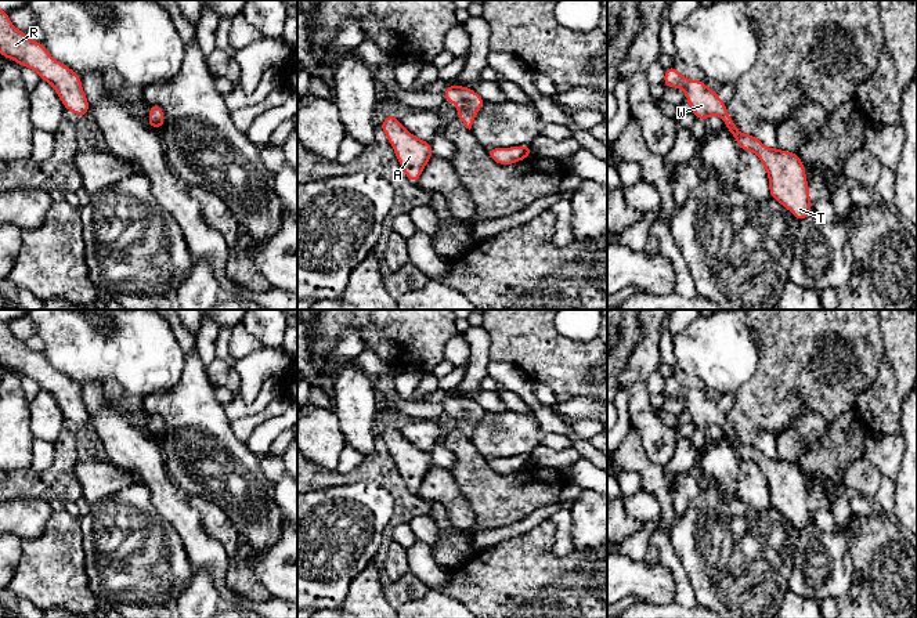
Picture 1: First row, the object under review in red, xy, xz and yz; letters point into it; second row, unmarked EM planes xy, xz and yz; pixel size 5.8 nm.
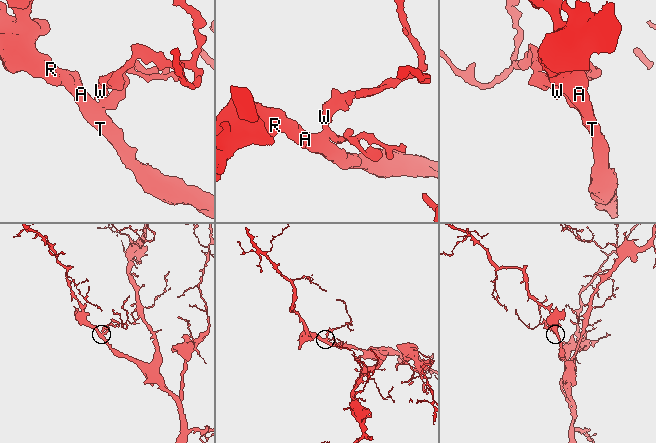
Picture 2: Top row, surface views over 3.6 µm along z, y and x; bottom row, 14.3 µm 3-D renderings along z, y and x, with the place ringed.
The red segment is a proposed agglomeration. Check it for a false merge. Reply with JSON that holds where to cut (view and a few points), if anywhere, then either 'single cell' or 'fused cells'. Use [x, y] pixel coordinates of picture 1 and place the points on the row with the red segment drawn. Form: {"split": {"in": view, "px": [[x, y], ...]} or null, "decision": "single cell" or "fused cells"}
{"split": null, "decision": "single cell"}

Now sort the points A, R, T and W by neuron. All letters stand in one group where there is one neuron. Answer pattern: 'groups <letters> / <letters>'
groups A R T W

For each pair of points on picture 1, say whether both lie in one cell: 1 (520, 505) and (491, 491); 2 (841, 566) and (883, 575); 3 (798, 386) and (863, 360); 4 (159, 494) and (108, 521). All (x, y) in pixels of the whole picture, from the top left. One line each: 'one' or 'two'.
1: one
2: two
3: one
4: two

